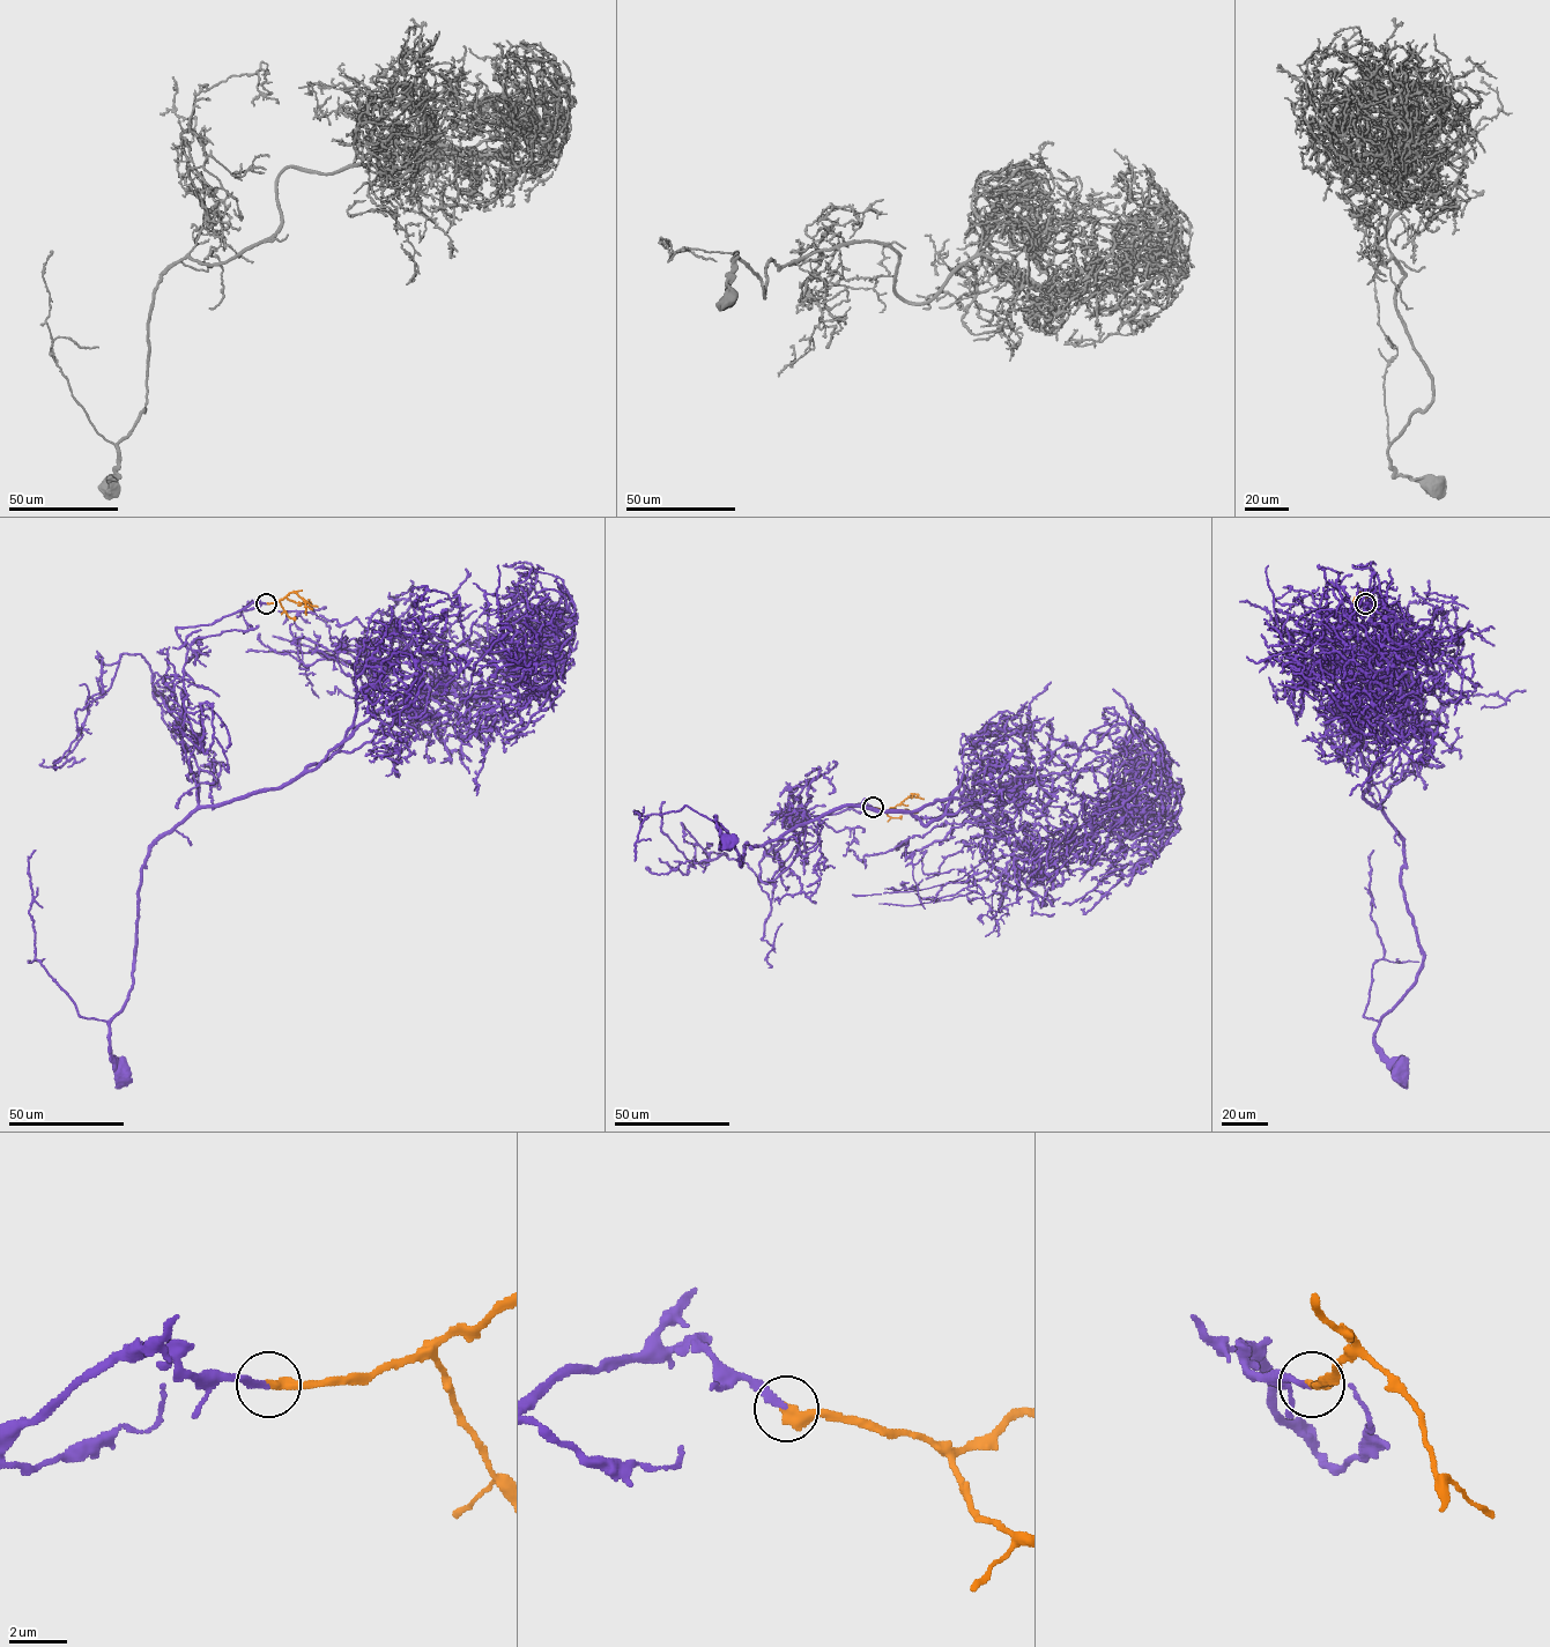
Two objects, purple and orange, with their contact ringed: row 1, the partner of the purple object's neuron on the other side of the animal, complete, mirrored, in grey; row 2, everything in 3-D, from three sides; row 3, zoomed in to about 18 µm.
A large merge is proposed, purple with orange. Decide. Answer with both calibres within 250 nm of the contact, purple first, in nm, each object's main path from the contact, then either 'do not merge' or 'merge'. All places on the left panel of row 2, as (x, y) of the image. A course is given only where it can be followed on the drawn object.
190 nm thick on the purple side, 400 nm on the other; purple runs (266, 603), (176, 628), (187, 648), (183, 747), (198, 806), (142, 868), (133, 987), (110, 1023), (121, 1075); orange runs (266, 603), (295, 592), (304, 602), (305, 615); merge

